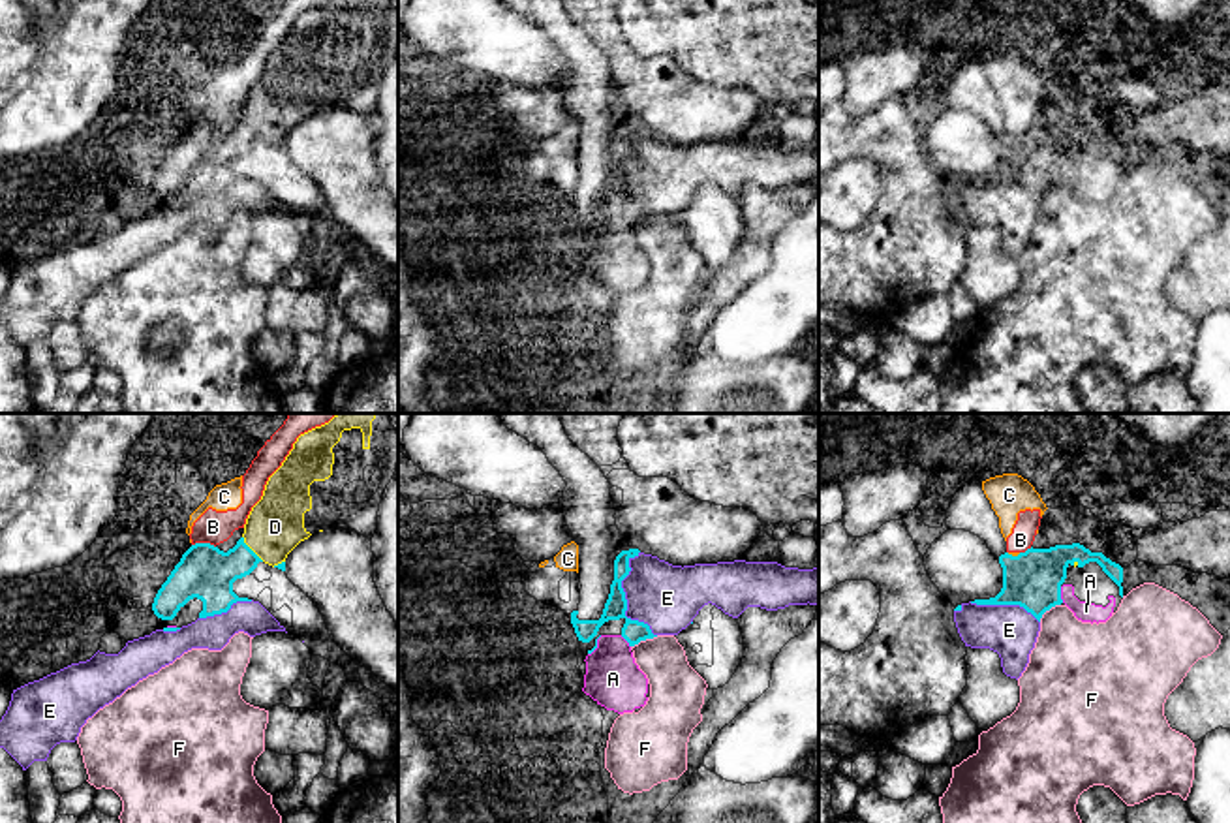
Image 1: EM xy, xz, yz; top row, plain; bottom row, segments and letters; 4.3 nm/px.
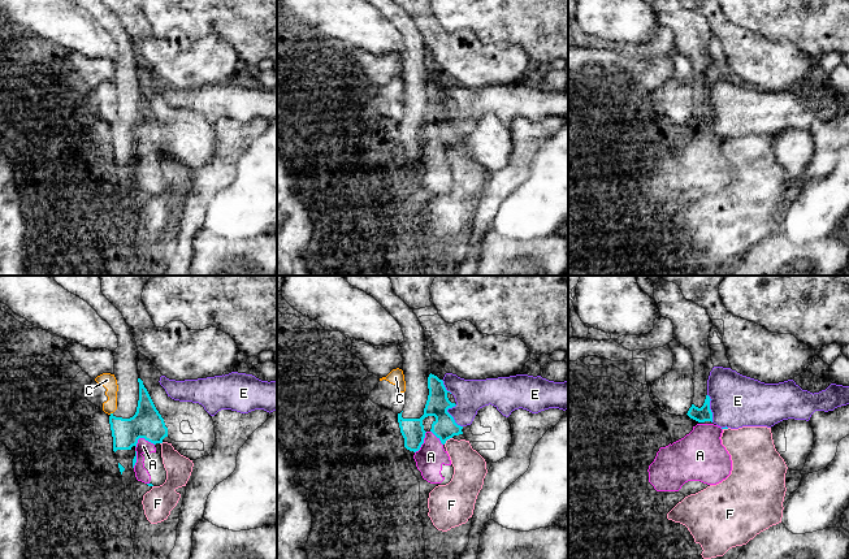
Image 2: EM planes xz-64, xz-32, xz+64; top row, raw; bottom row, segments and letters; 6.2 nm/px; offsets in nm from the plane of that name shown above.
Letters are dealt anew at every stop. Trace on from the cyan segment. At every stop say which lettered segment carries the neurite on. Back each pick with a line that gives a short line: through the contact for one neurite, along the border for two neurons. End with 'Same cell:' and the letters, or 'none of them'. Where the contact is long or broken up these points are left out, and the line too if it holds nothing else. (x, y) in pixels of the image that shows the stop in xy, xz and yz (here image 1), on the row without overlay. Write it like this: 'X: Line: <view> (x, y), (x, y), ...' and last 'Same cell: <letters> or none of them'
Same cell: none of them

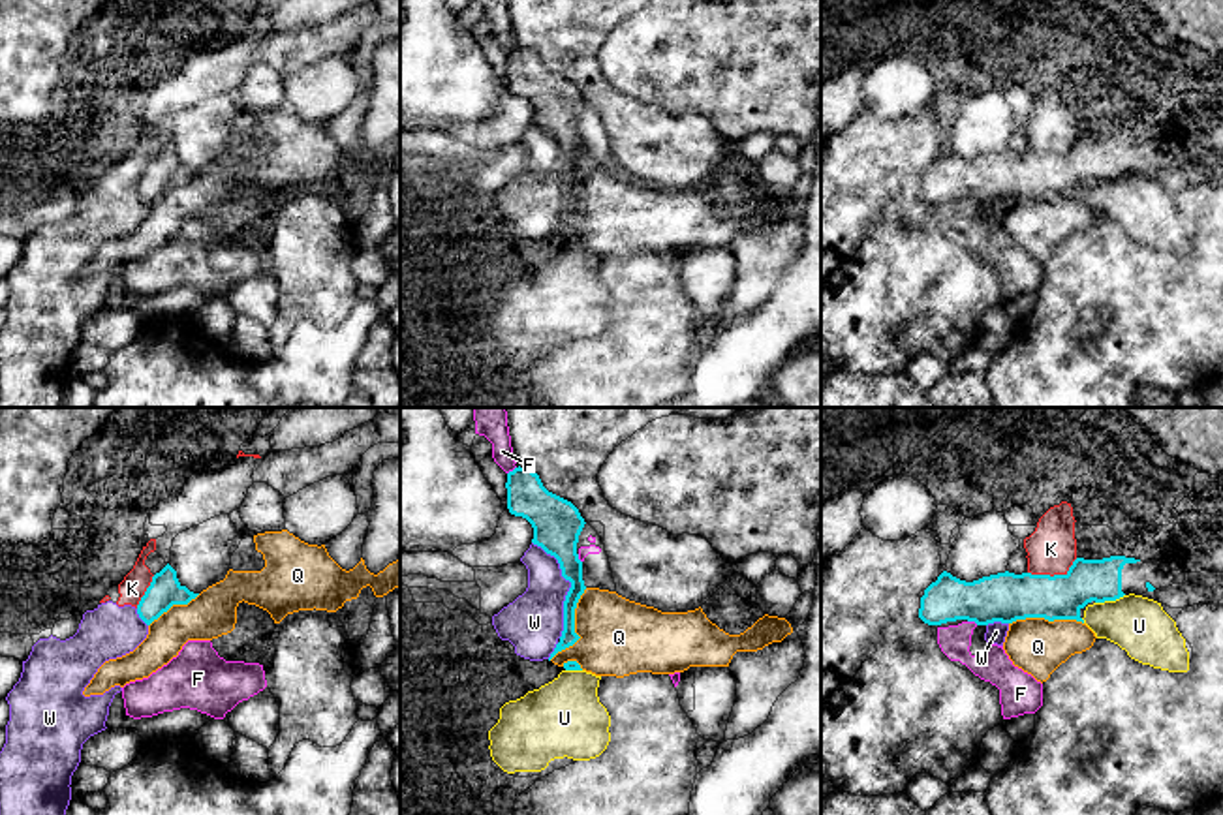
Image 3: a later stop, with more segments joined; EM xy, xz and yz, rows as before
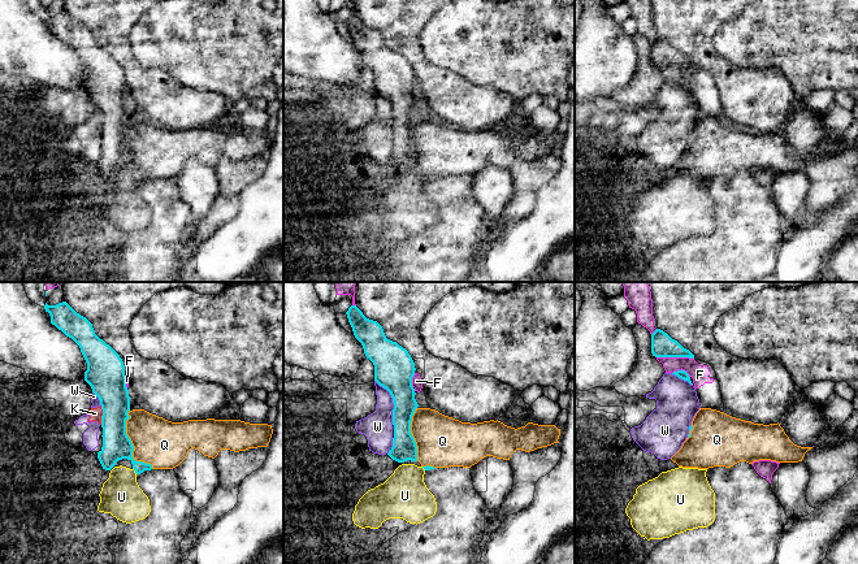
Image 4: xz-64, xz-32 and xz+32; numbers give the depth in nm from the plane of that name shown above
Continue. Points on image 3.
Same cell: none of them

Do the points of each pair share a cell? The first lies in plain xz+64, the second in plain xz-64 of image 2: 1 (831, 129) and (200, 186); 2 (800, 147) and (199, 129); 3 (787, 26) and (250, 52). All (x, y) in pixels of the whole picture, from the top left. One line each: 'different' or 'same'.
1: same
2: same
3: same

